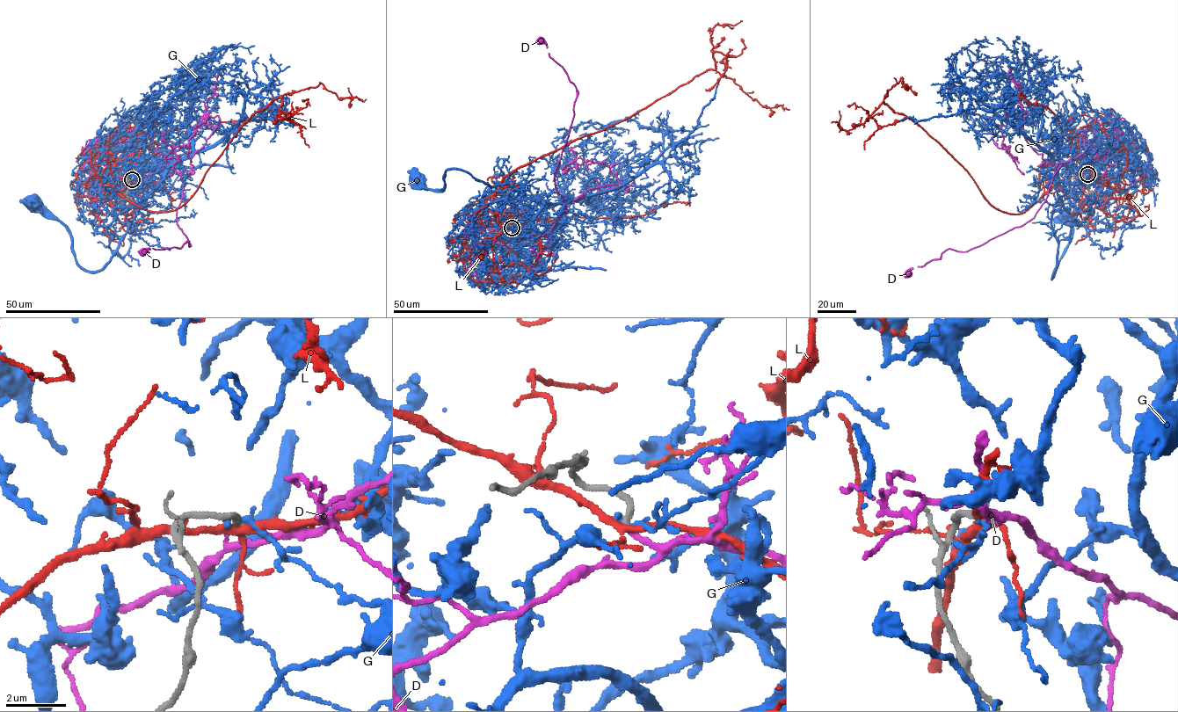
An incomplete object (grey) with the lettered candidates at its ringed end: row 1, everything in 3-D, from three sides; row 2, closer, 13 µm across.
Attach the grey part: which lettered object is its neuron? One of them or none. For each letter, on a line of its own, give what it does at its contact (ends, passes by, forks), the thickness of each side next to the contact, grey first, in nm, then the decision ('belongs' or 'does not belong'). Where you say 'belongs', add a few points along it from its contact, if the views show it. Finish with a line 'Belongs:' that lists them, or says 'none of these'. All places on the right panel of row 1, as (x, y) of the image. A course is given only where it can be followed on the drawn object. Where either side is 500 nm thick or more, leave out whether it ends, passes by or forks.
D: it ends | 220/180 nm | belongs | via (1087, 175), (1096, 154), (1092, 149), (1061, 164), (1033, 218), (966, 251), (944, 250), (909, 274)
G: it ends | 240/220 nm | does not belong
L: it forks | 240/220 nm | does not belong
Belongs: D

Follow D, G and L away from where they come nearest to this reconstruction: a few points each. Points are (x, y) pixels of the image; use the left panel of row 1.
D: (132, 180), (165, 160), (183, 182), (177, 221), (191, 245), (143, 253)
G: (131, 179), (141, 185), (153, 167), (162, 176), (111, 261), (95, 271), (77, 264), (61, 223), (32, 201)
L: (131, 180), (105, 198), (111, 184), (138, 206), (174, 210), (274, 99), (321, 83), (339, 98), (366, 99)

